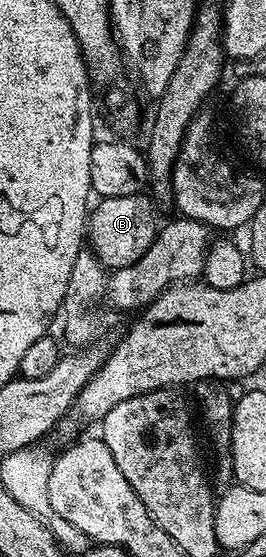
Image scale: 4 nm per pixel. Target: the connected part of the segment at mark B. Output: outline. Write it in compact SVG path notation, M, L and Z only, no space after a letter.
M150 194L130 195L129 197L109 197L99 199L90 208L85 239L89 249L98 257L104 268L114 269L133 265L154 241L157 224L155 225L155 207Z

